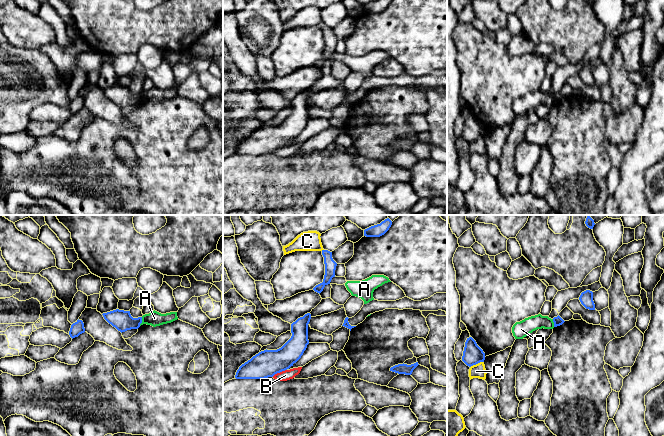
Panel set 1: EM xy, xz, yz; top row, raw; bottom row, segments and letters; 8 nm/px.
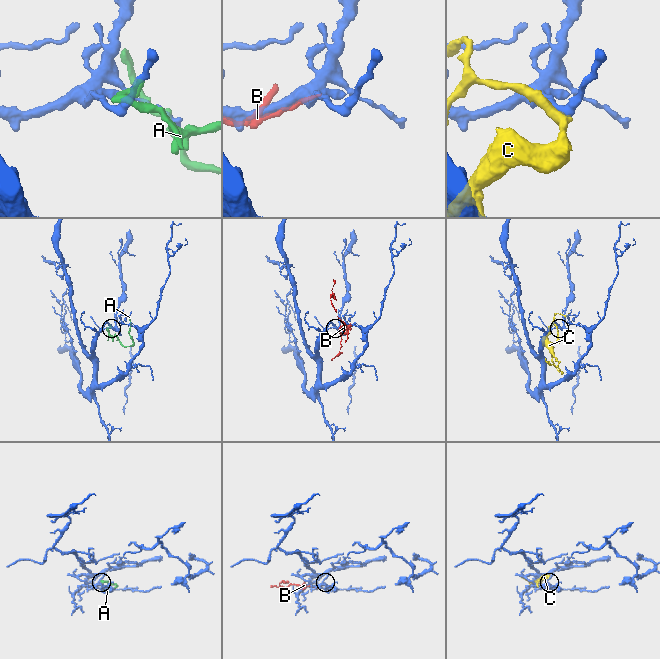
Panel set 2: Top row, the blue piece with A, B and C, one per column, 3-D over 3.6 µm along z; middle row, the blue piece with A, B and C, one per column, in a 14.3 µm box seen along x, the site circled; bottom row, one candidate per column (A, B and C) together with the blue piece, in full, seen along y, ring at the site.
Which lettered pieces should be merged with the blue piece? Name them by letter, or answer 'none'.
none

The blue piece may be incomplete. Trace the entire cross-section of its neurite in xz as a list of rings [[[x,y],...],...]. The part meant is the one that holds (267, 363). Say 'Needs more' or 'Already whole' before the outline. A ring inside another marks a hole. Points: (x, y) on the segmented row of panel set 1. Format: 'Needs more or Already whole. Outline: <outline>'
Already whole. Outline: [[[307,313],[291,324],[291,338],[277,350],[264,350],[242,364],[236,379],[265,379],[289,369],[296,363],[309,344],[308,324],[311,314]]]

